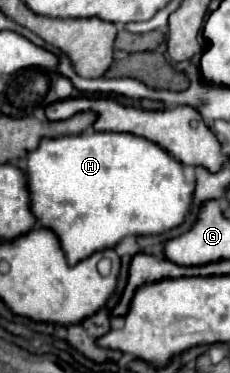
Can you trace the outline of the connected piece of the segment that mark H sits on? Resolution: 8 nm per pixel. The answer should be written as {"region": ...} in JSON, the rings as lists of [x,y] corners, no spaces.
{"region":[[[92,131],[54,139],[44,137],[38,149],[26,153],[26,161],[32,215],[42,227],[56,233],[70,265],[76,265],[76,261],[82,261],[96,251],[114,247],[126,235],[164,233],[180,225],[190,211],[194,183],[186,179],[184,167],[160,145],[130,133]]]}

